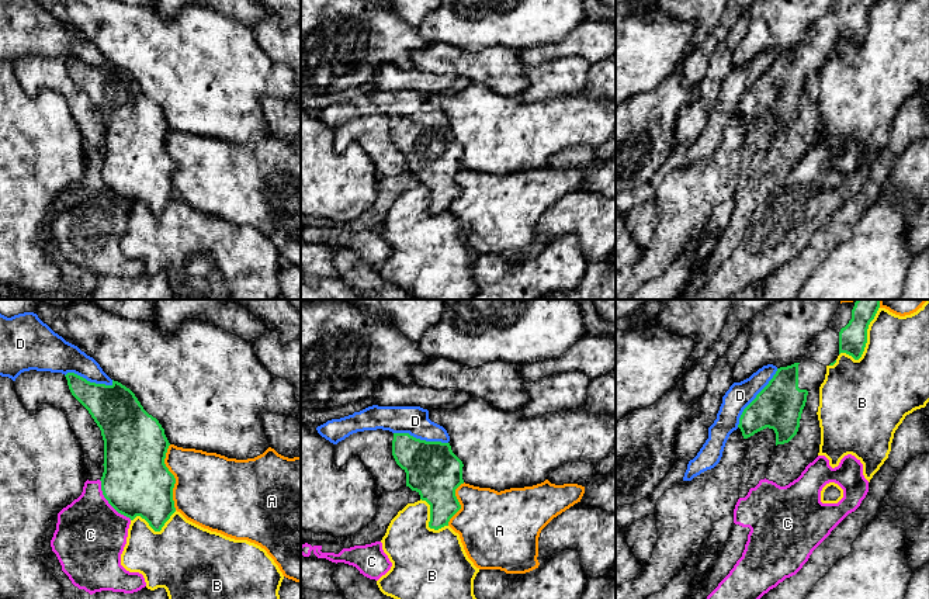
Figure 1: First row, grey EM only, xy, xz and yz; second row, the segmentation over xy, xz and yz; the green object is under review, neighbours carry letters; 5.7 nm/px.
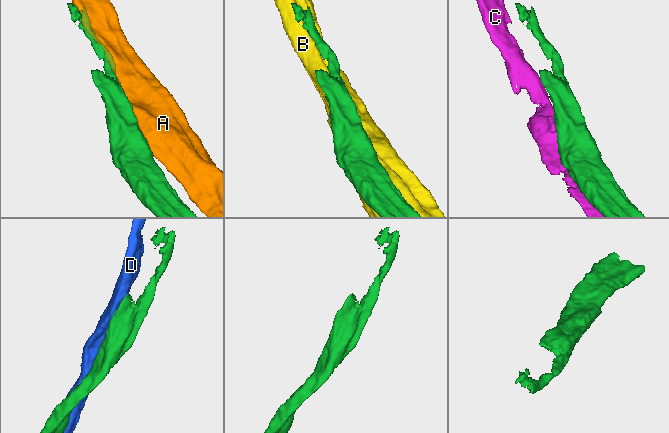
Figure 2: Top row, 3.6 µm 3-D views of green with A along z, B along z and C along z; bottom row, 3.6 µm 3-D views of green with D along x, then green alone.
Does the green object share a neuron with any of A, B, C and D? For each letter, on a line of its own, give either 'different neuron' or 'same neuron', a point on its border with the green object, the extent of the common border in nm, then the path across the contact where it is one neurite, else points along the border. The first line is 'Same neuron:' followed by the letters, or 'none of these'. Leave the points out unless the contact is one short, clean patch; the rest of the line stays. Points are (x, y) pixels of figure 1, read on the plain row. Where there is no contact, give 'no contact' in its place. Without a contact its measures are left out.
Same neuron: none of these
A: different neuron; contact xy (173, 162); length 380 nm
B: different neuron; contact yz (865, 31); length 320 nm
C: different neuron; contact xy (108, 187); length 300 nm
D: different neuron; contact yz (755, 83); length 400 nm

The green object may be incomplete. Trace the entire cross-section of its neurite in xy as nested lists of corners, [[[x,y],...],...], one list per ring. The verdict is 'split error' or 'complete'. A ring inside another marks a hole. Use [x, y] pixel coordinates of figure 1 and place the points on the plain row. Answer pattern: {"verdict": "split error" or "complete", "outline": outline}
{"verdict": "complete", "outline": [[[74,58],[65,62],[101,115],[104,183],[118,198],[131,205],[141,201],[160,217],[176,197],[176,163],[164,149],[170,131],[164,114],[121,67],[96,69]]]}

